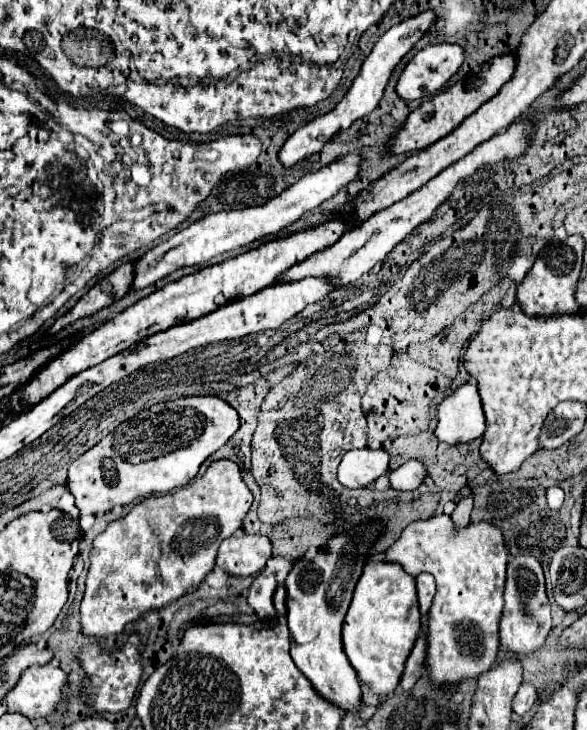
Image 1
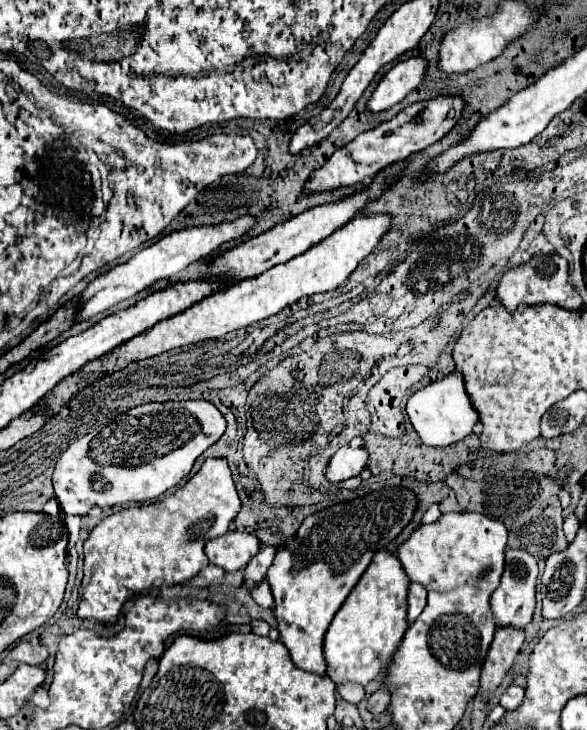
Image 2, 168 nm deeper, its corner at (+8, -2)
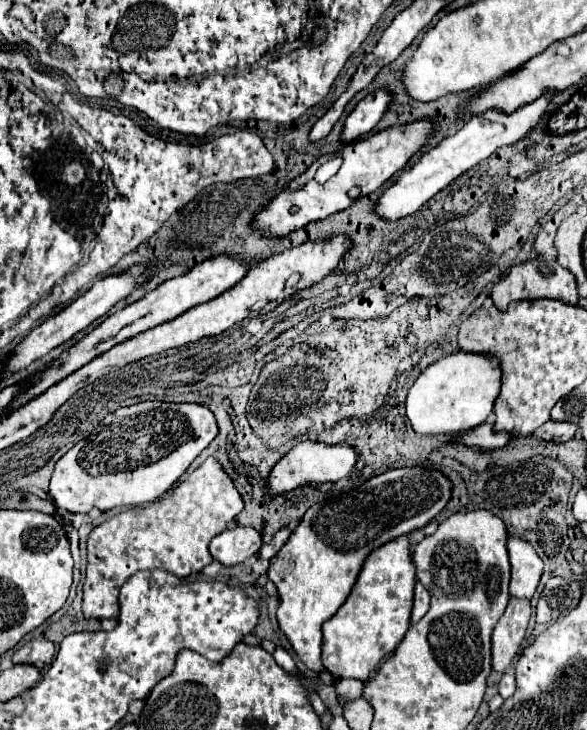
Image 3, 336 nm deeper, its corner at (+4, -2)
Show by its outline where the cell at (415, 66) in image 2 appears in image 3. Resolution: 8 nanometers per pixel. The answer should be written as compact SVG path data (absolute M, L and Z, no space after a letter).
M388 87L368 93L348 115L348 119L344 123L344 131L342 131L342 141L350 143L356 137L372 131L376 127L376 123L382 119L382 115L386 113L386 103L390 103Z

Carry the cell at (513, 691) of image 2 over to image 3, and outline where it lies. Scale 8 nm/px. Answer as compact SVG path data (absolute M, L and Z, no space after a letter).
M504 673L502 675L502 681L500 681L500 695L504 697L504 699L508 699L510 695L514 695L514 691L516 691L516 681L514 681L514 675L510 675L510 673Z

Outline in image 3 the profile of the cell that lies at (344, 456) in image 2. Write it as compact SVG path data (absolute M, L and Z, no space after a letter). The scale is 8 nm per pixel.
M302 441L298 443L290 453L286 453L272 469L270 479L268 479L268 491L270 495L280 495L286 491L292 491L300 485L322 485L326 481L340 481L352 473L356 467L358 453L350 445L322 445L322 443L312 443L312 441Z

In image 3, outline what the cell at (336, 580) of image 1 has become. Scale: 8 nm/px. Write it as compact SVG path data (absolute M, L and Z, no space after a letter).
M404 467L372 477L358 489L312 505L296 531L270 563L268 577L278 589L278 627L310 671L324 671L320 659L322 623L348 599L366 557L384 543L432 521L448 503L452 483L432 467Z

